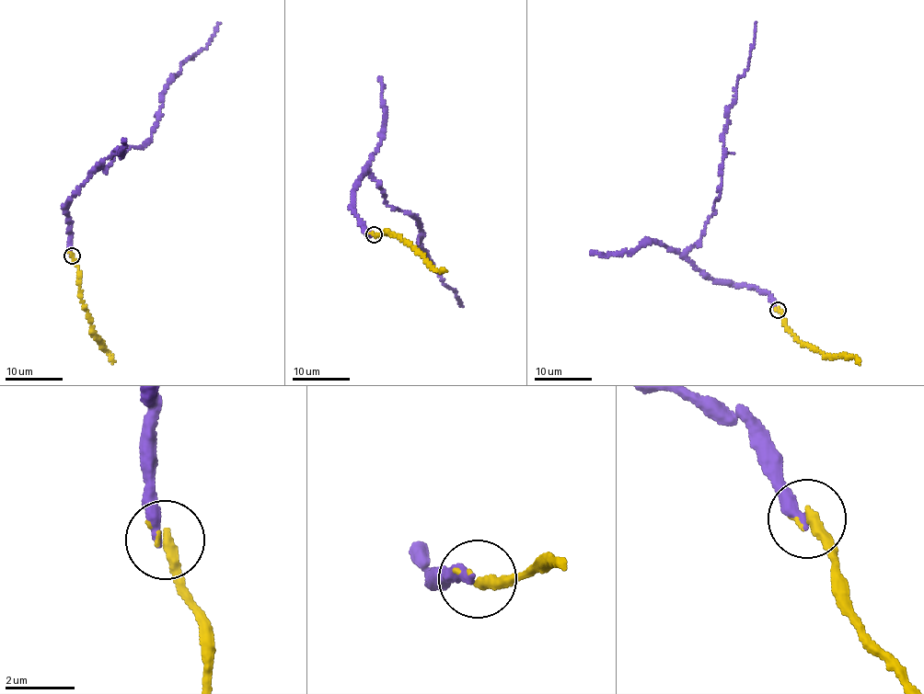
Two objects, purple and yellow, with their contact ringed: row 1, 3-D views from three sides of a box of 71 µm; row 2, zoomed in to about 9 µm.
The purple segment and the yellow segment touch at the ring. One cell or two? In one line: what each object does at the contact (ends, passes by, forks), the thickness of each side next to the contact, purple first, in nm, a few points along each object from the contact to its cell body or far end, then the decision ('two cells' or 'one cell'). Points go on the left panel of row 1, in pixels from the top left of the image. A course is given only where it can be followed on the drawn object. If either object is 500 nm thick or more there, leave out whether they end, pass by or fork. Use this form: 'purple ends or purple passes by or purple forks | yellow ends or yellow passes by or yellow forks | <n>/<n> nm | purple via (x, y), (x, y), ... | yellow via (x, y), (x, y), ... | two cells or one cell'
purple ends | yellow passes by | 320/220 nm | purple via (71, 255), (69, 199), (112, 156), (149, 140), (167, 82), (206, 47), (219, 23) | yellow via (73, 255), (77, 268), (79, 295), (97, 336), (113, 362) | one cell

